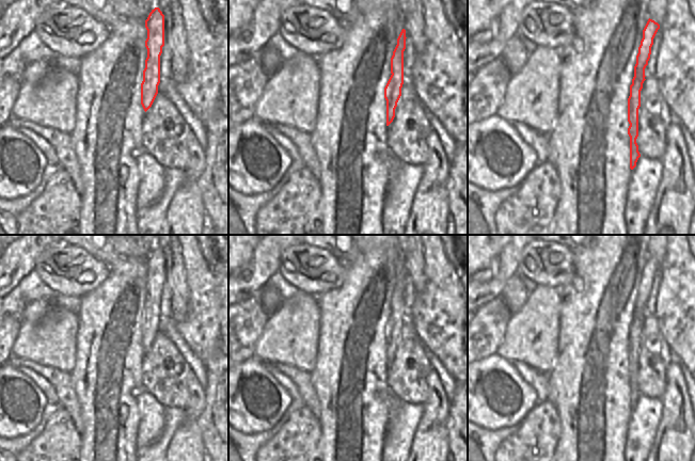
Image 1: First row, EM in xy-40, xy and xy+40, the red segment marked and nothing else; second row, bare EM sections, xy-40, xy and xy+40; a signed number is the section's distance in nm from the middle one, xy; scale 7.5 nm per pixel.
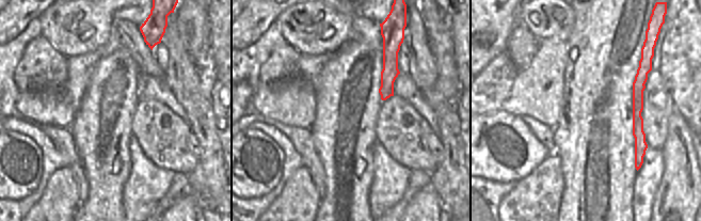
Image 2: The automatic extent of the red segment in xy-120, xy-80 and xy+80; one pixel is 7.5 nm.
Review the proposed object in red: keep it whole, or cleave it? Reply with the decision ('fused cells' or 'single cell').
fused cells

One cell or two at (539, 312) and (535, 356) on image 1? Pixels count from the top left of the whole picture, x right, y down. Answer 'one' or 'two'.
one

